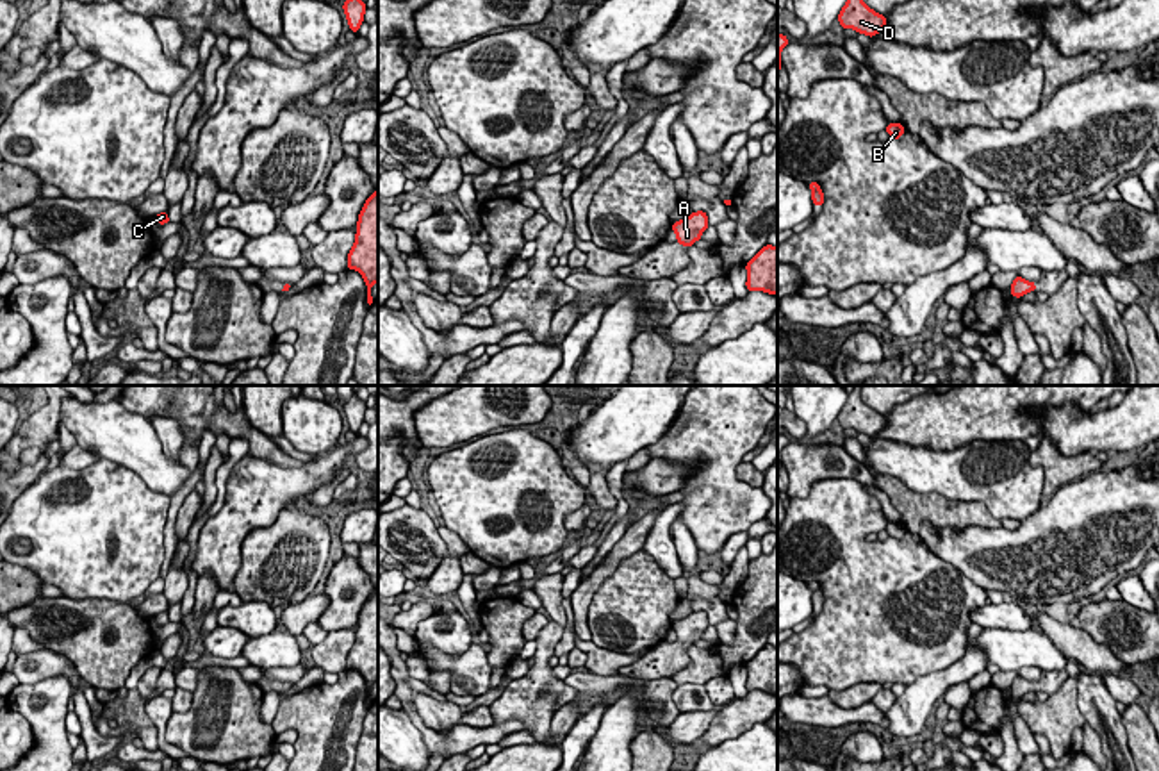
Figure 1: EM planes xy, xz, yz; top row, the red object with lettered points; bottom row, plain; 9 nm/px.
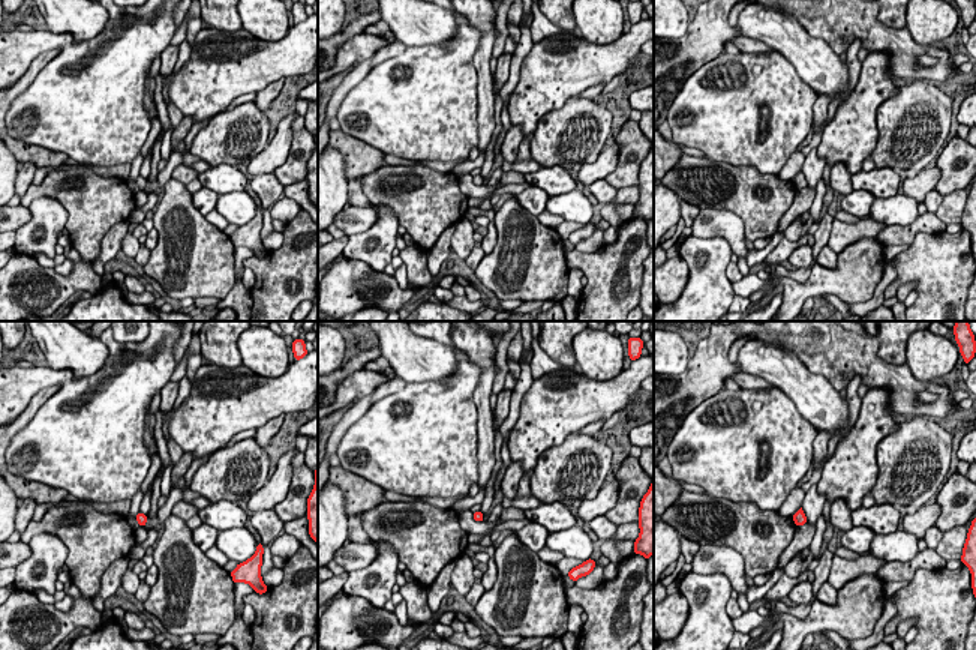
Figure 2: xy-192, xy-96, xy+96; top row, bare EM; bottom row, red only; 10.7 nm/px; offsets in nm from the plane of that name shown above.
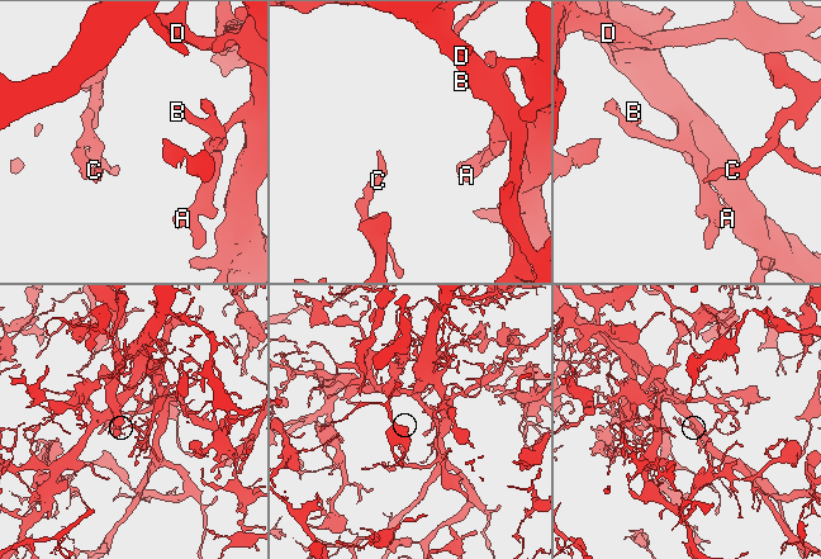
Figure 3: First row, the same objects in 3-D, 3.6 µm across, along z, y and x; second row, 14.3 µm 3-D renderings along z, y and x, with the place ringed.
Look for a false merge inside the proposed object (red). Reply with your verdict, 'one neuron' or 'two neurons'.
one neuron

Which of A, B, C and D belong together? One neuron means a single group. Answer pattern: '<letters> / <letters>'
A B C D

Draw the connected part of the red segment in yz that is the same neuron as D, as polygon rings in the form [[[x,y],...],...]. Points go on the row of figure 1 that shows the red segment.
[[[847,0],[836,20],[842,29],[854,29],[868,37],[874,37],[886,27],[886,16],[870,9],[863,0]]]

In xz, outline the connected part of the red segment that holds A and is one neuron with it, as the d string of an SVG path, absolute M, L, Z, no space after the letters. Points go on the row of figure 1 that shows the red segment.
M697 211L686 216L685 220L672 223L672 230L676 234L676 241L688 248L701 239L708 225L708 214L704 211Z

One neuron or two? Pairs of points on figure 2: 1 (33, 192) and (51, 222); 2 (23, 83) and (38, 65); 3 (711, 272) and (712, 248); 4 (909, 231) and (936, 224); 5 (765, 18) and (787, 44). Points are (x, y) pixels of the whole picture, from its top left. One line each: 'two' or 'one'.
1: two
2: one
3: one
4: one
5: one

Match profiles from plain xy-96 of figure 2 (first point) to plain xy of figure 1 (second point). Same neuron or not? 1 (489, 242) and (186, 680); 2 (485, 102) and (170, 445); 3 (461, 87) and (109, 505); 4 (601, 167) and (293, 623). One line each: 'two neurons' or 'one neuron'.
1: two neurons
2: one neuron
3: one neuron
4: one neuron

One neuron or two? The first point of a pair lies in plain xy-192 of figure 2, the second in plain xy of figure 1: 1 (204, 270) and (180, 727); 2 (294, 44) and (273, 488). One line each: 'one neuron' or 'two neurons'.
1: one neuron
2: one neuron

